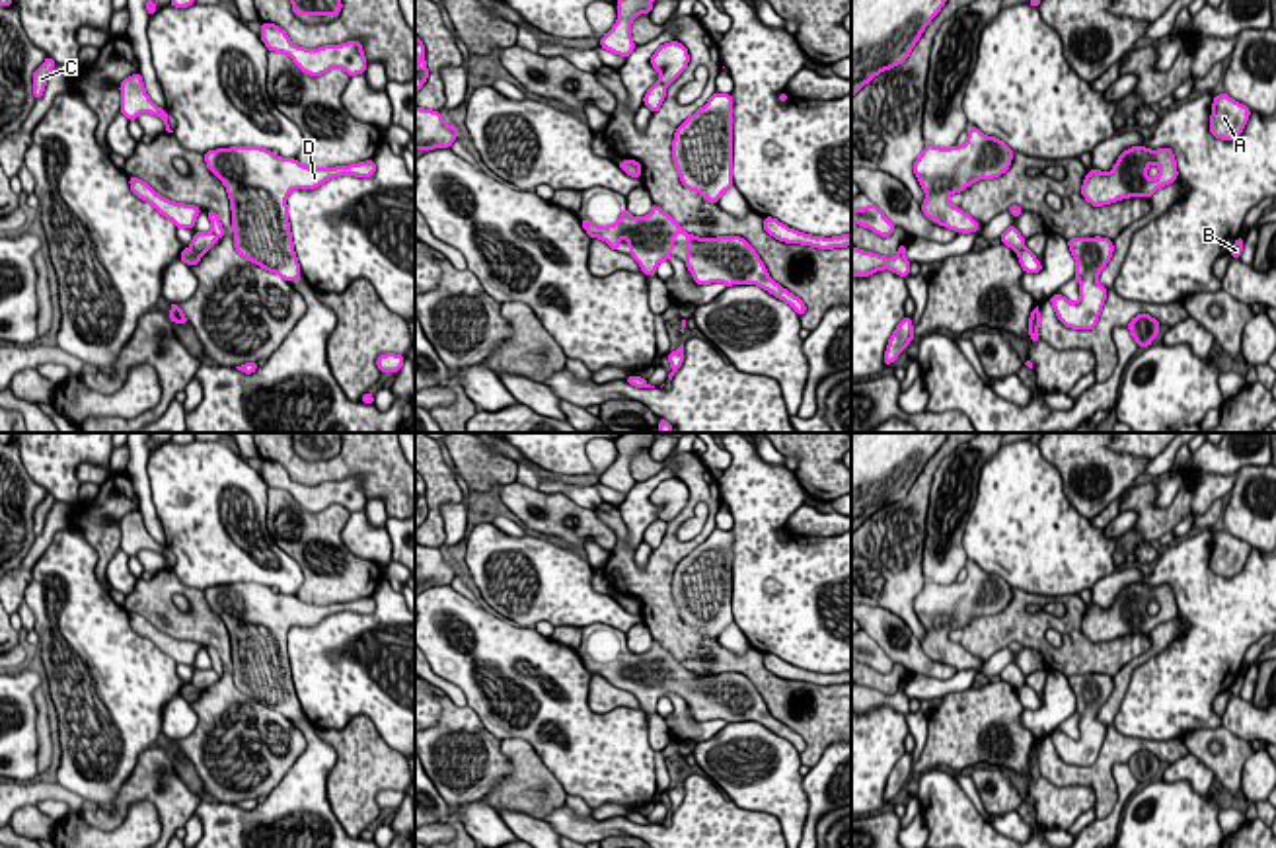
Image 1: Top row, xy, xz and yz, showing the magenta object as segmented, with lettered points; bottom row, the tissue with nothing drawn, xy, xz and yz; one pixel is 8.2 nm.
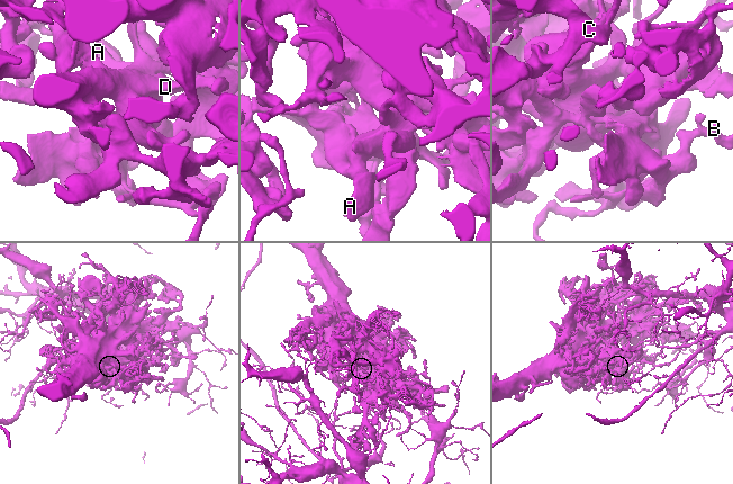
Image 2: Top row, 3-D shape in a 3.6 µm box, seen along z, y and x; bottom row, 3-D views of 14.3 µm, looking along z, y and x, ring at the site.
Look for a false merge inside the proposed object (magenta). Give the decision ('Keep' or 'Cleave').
Cleave

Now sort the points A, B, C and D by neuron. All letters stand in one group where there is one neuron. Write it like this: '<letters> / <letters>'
A C D / B

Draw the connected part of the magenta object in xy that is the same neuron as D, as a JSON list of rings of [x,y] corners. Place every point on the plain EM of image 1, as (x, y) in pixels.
[[[261,583],[218,585],[203,593],[206,604],[228,628],[236,688],[288,719],[296,717],[302,708],[288,661],[288,630],[316,626],[339,612],[370,614],[376,608],[374,597],[308,604]]]

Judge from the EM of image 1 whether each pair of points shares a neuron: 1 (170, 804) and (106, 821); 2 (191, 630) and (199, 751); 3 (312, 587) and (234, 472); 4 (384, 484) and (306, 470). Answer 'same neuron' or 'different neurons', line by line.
1: same neuron
2: same neuron
3: different neurons
4: same neuron

